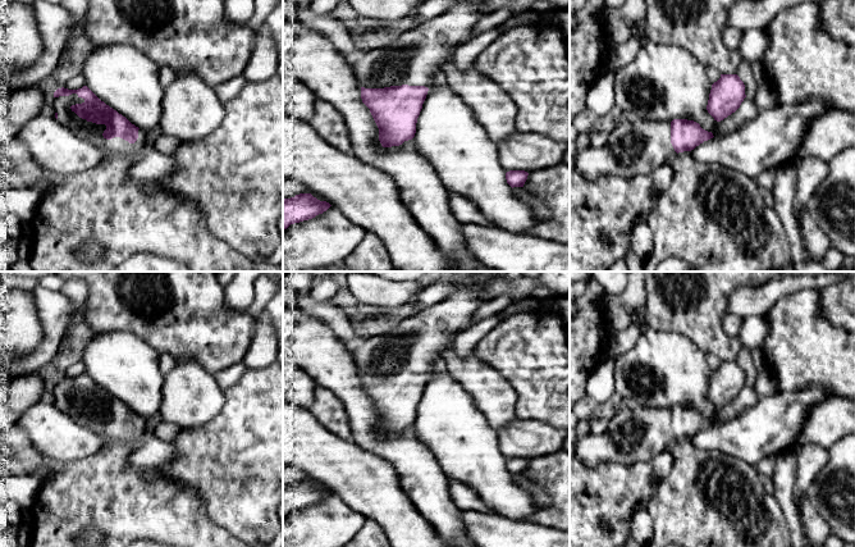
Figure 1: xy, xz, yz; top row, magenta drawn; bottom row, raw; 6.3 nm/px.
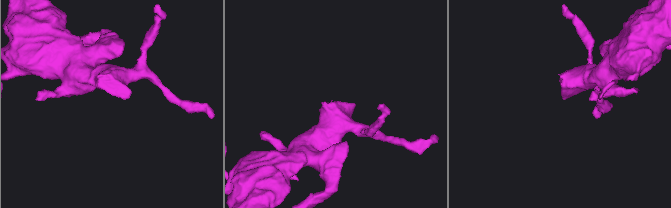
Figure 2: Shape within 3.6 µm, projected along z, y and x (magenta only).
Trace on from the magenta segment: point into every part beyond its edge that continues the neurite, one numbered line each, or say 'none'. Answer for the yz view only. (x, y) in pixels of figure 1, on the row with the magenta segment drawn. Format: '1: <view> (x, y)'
1: yz (634, 147)

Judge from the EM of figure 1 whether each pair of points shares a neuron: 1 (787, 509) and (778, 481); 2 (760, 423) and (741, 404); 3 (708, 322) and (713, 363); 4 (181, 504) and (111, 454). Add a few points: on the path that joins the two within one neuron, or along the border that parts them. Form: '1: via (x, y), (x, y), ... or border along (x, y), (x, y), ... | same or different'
1: via (786, 502), (783, 487) | same
2: border along (759, 399), (739, 414), (719, 423) | different
3: border along (707, 354), (713, 354), (721, 360) | different
4: via (161, 504), (151, 504), (120, 473) | same

